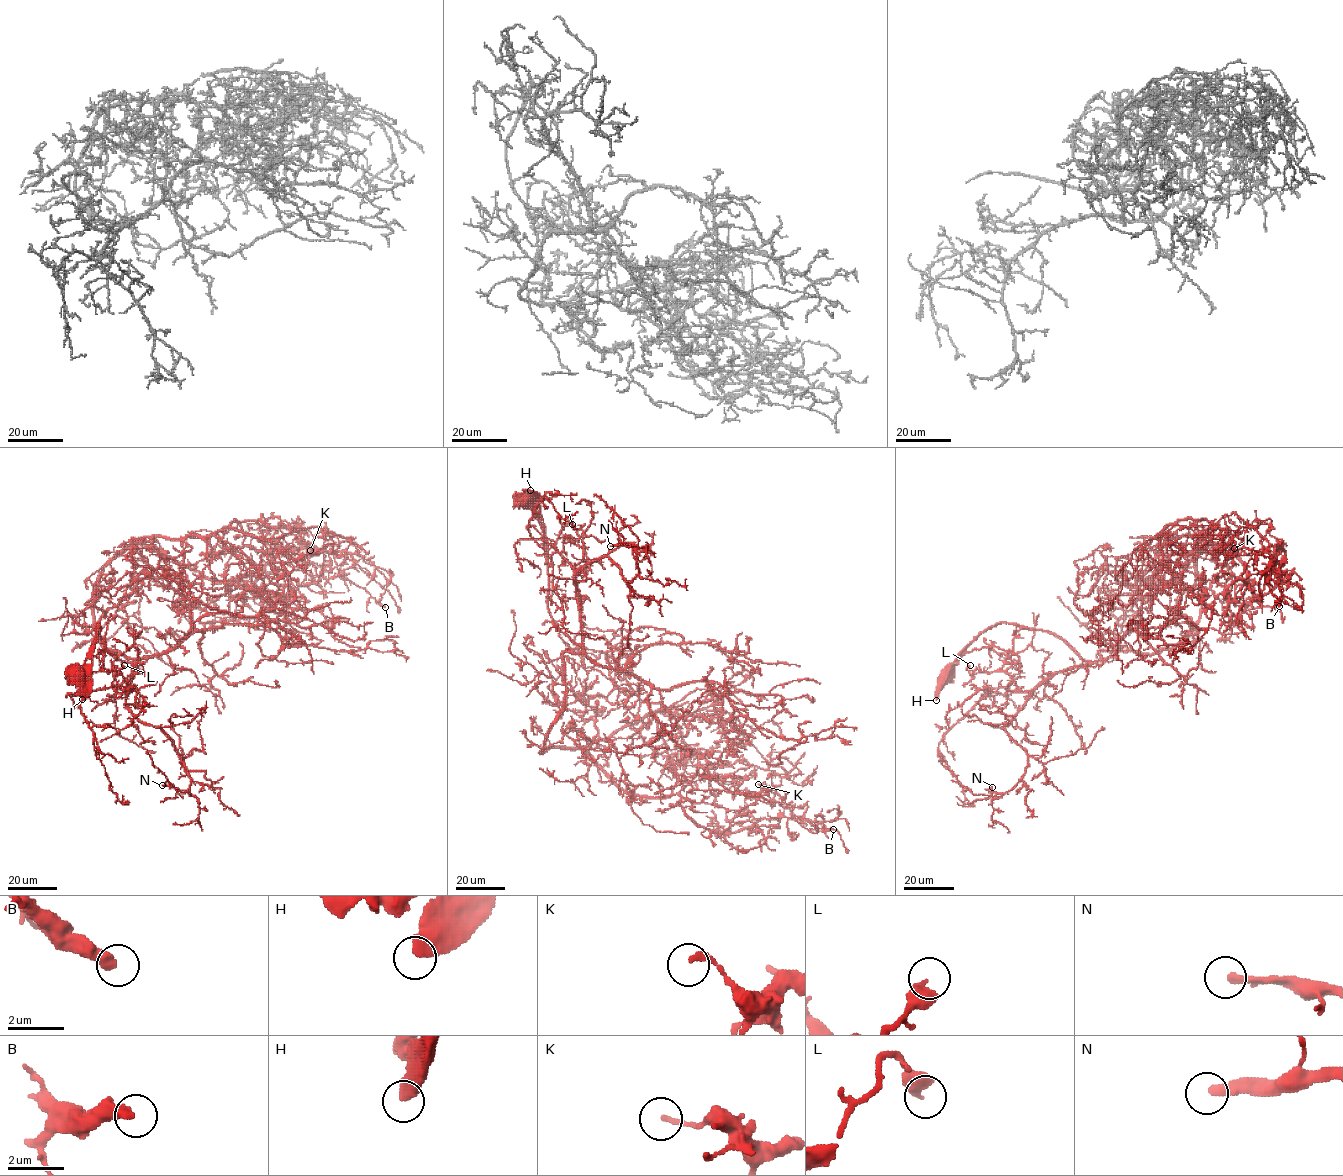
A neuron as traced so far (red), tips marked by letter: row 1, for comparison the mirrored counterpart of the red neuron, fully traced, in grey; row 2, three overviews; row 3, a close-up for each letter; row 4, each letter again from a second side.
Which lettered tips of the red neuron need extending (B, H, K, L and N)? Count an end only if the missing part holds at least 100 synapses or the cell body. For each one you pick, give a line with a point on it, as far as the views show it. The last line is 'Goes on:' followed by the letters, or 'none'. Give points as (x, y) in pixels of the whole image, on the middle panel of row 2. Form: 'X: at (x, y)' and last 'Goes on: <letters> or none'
N: at (610, 546)
Goes on: N

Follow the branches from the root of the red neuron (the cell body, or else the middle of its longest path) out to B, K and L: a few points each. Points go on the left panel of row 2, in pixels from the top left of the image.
B: (79, 675), (98, 624), (134, 661), (92, 590), (137, 542), (234, 596), (285, 551), (345, 551), (385, 607)
K: (79, 675), (98, 624), (134, 661), (92, 616), (126, 548), (234, 596), (285, 551), (335, 553), (310, 550)
L: (79, 675), (98, 624), (104, 647), (118, 659), (134, 664), (127, 691), (120, 674), (108, 672), (124, 665)

